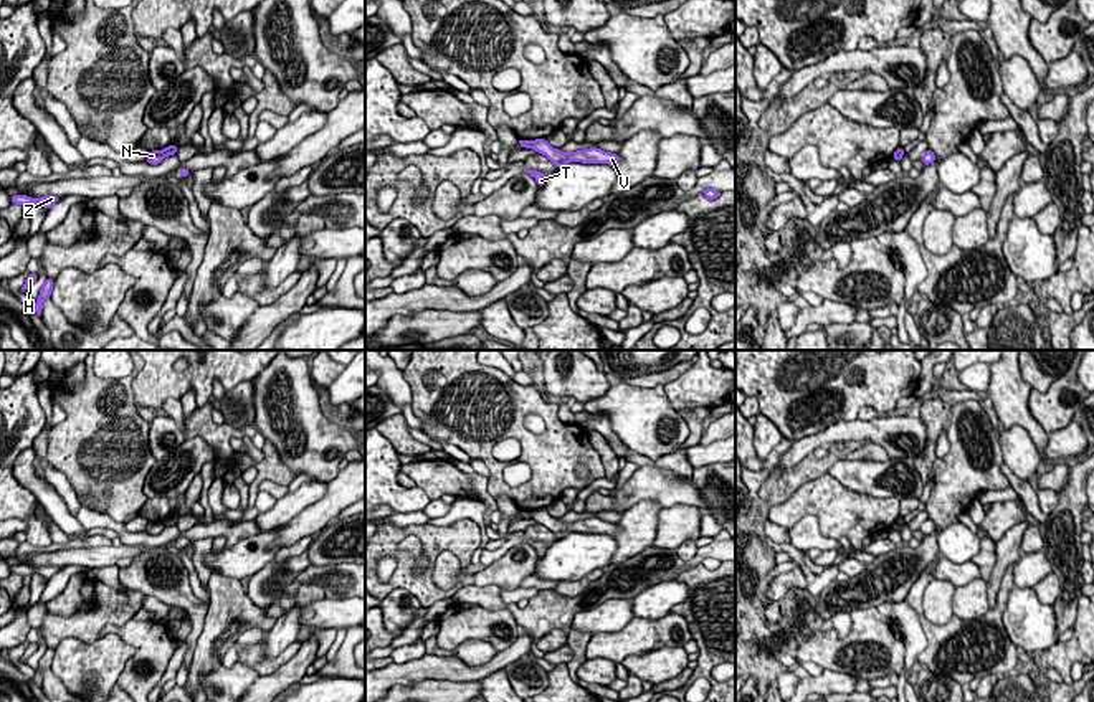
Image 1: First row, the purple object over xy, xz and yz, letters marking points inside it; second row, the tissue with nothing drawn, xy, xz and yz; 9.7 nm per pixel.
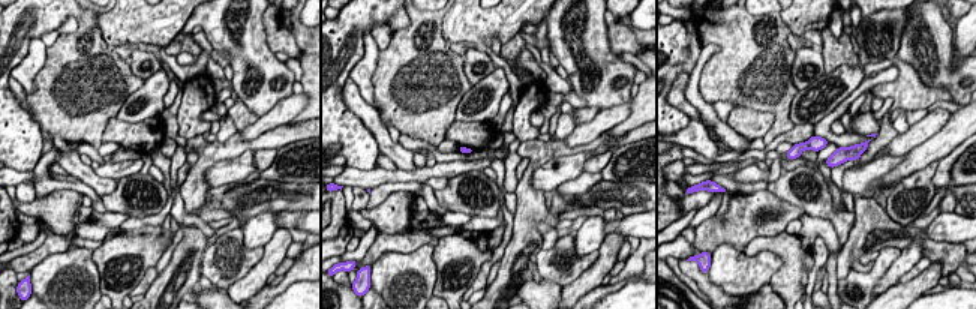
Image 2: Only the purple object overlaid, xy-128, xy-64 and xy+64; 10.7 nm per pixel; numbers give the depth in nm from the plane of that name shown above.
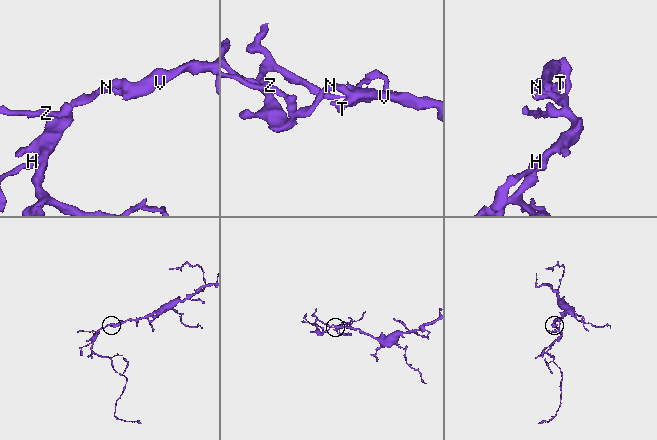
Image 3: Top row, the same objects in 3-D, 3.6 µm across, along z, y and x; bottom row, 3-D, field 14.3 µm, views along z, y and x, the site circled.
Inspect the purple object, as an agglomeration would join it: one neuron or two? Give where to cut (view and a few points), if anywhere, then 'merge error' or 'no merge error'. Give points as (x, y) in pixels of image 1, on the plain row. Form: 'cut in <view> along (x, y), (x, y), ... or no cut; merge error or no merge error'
cut in xz along (531, 511), (532, 517); merge error

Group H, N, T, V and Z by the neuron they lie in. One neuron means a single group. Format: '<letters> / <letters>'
H N Z / T V

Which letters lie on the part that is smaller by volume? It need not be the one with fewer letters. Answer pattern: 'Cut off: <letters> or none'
Cut off: H, N, Z

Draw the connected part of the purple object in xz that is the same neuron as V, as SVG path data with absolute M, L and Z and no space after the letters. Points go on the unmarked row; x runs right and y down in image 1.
M547 509L532 510L532 519L537 524L545 525L555 535L555 538L564 538L570 532L615 535L621 530L618 524L605 522L598 517L590 517L577 522L562 522L554 519Z

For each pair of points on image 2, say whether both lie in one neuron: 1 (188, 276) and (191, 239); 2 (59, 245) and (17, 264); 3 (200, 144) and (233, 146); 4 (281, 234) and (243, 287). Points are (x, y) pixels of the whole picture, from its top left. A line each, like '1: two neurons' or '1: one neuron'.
1: one neuron
2: one neuron
3: one neuron
4: one neuron

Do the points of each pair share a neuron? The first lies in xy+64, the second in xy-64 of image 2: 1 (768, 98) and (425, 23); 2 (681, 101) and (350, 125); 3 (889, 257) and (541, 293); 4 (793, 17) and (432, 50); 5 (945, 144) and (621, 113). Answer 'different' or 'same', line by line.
1: same
2: different
3: same
4: different
5: different

